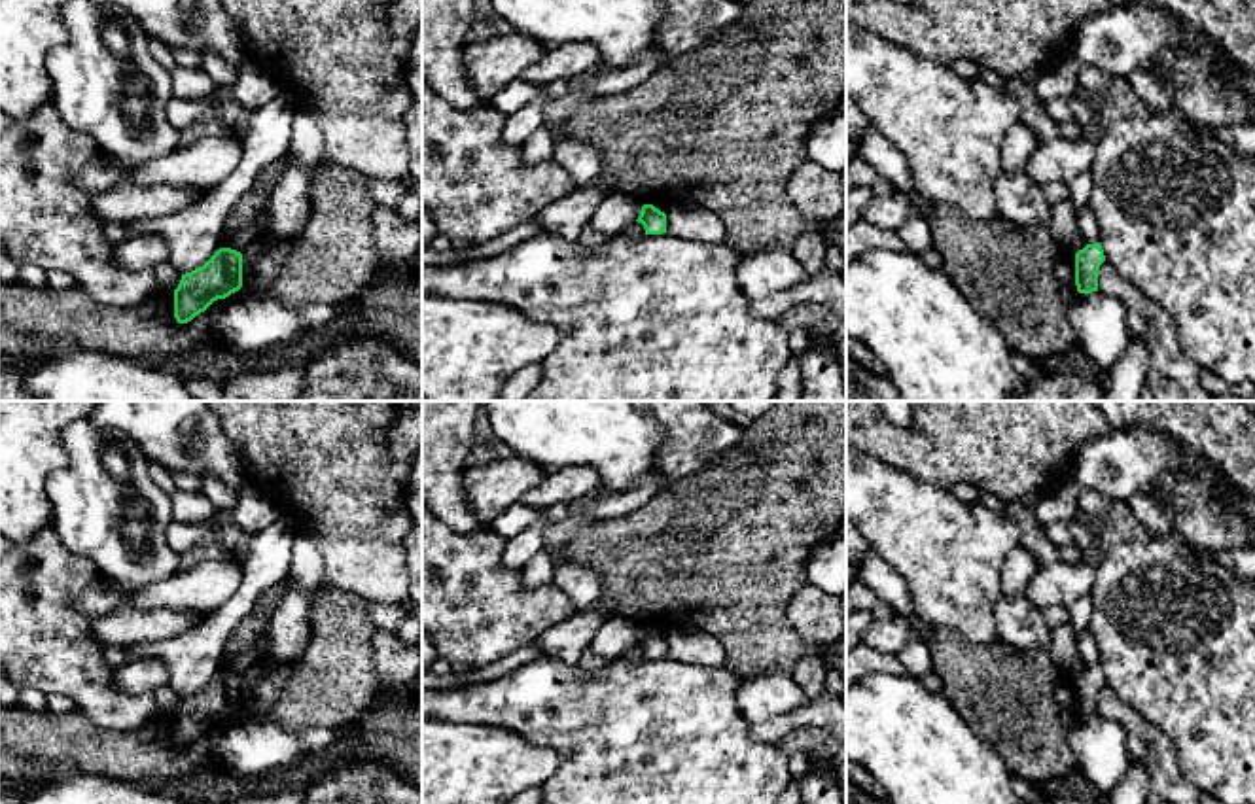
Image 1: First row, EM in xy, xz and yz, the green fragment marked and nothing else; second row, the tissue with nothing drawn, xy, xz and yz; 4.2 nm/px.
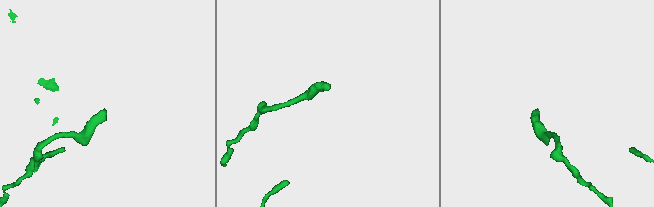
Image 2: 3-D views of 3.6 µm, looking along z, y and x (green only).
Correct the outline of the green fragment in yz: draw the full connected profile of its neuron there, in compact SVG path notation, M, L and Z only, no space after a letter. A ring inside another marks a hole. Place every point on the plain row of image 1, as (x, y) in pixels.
M1087 668L1075 677L1075 709L1079 717L1098 715L1098 694L1105 685L1102 668Z

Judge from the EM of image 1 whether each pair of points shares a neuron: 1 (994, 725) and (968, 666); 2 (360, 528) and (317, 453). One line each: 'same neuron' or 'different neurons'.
1: same neuron
2: same neuron

